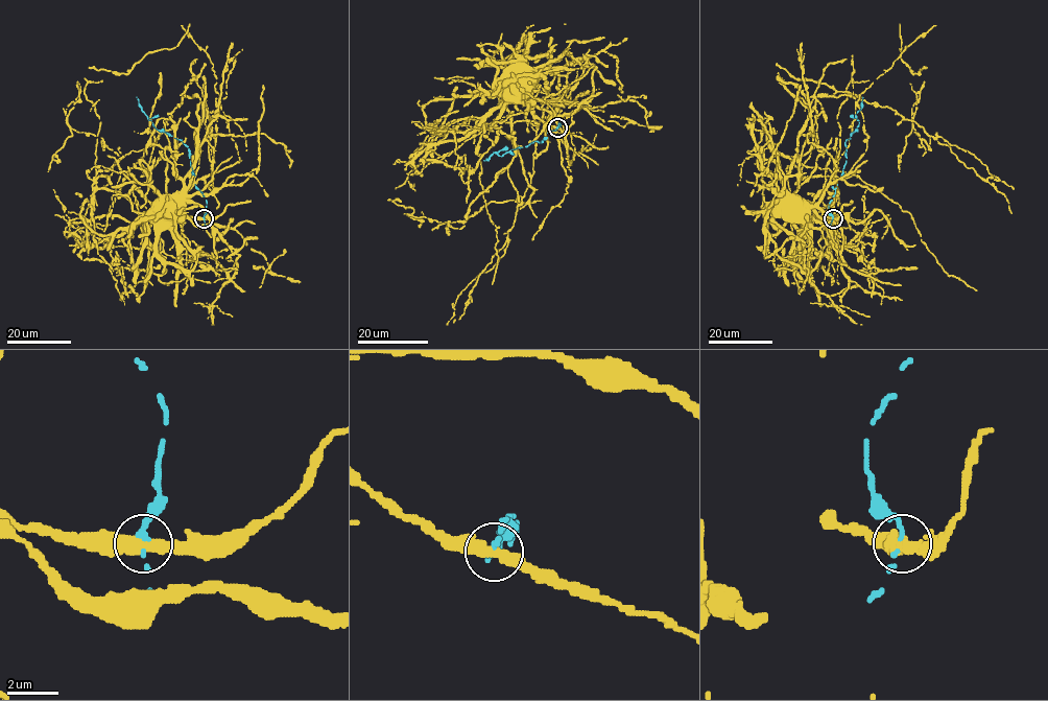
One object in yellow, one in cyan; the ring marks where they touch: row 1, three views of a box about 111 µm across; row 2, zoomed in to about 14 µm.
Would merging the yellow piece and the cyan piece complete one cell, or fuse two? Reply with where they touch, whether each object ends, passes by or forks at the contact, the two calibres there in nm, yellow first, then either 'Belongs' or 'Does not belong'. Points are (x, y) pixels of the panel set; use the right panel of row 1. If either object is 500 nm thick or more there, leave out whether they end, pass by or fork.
Place: (833, 218). At the ring yellow passes by. At the ring cyan passes by. Thickness 440 nm (yellow) against 190 nm. Does not belong

